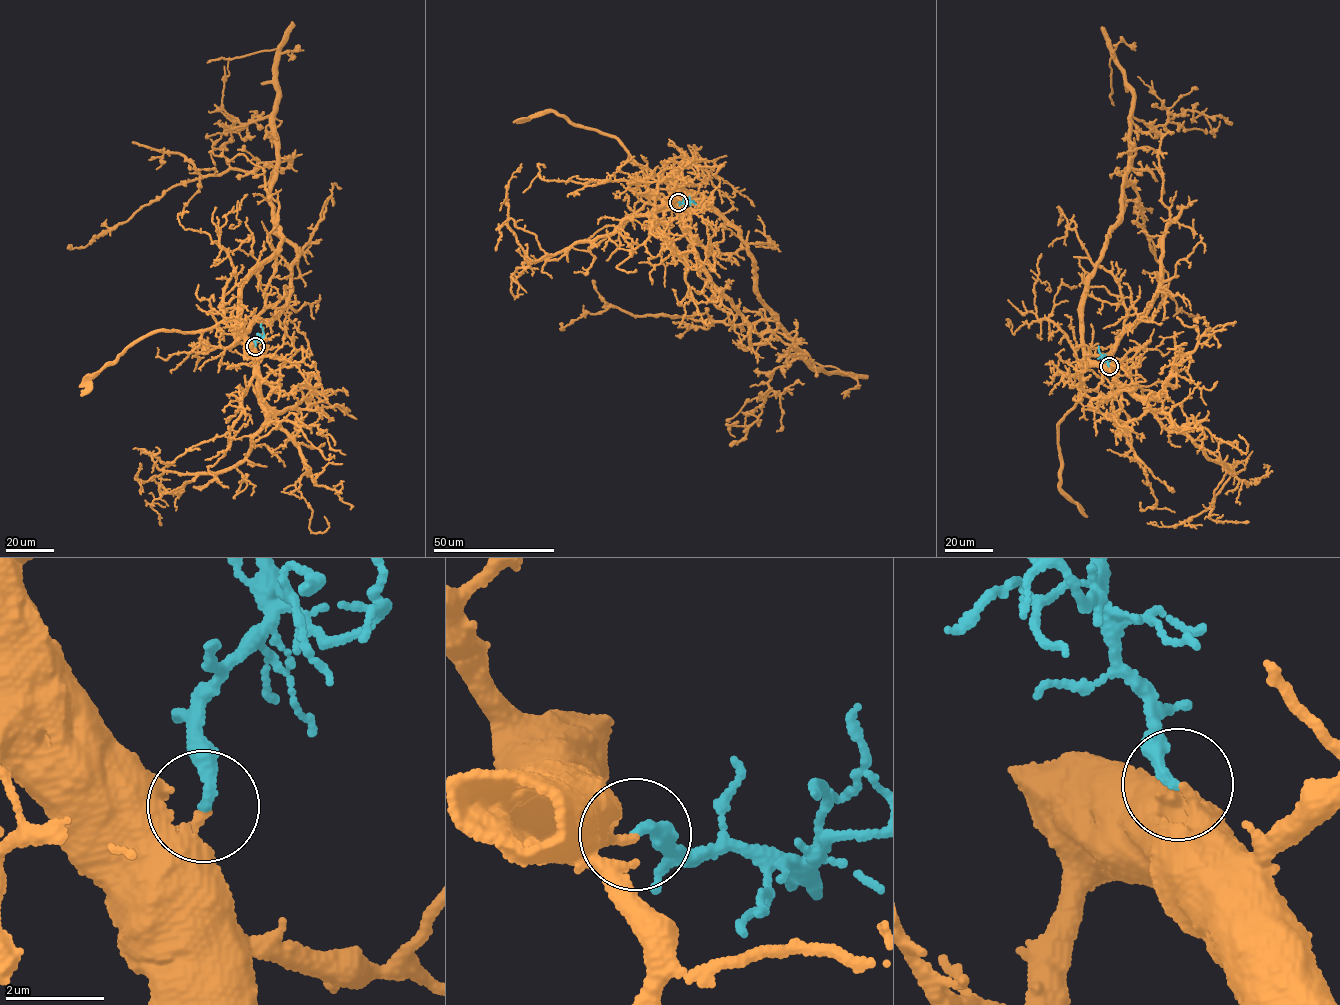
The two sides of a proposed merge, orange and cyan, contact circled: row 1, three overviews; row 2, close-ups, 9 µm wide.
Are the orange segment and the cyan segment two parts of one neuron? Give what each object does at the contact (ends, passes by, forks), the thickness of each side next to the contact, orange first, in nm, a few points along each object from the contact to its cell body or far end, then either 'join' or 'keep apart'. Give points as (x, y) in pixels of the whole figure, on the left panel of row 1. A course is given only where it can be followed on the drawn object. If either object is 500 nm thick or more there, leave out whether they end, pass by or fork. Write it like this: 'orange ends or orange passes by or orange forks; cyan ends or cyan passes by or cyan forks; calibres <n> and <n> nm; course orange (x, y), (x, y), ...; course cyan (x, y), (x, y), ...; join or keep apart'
orange ends; cyan ends; calibres 320 and 260 nm; course orange (255, 346), (240, 318), (242, 288), (282, 241), (273, 166), (173, 186), (85, 247), (68, 246); course cyan (255, 345), (257, 339), (264, 334), (261, 323); join

